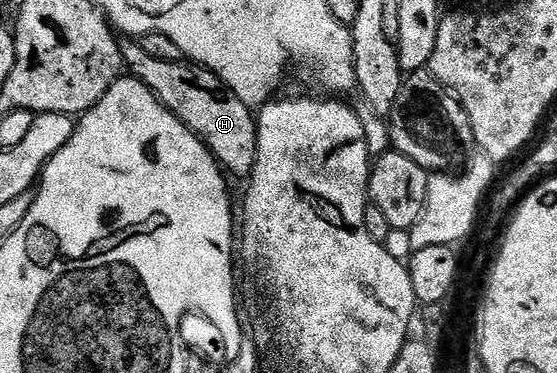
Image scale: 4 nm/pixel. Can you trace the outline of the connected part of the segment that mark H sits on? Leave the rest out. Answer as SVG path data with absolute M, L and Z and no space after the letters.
M138 41L122 43L123 65L132 78L141 80L155 94L155 101L175 118L180 118L205 145L211 154L231 173L242 180L250 179L257 164L259 123L252 107L241 104L237 96L211 70L204 70L186 60L170 62L148 56Z

